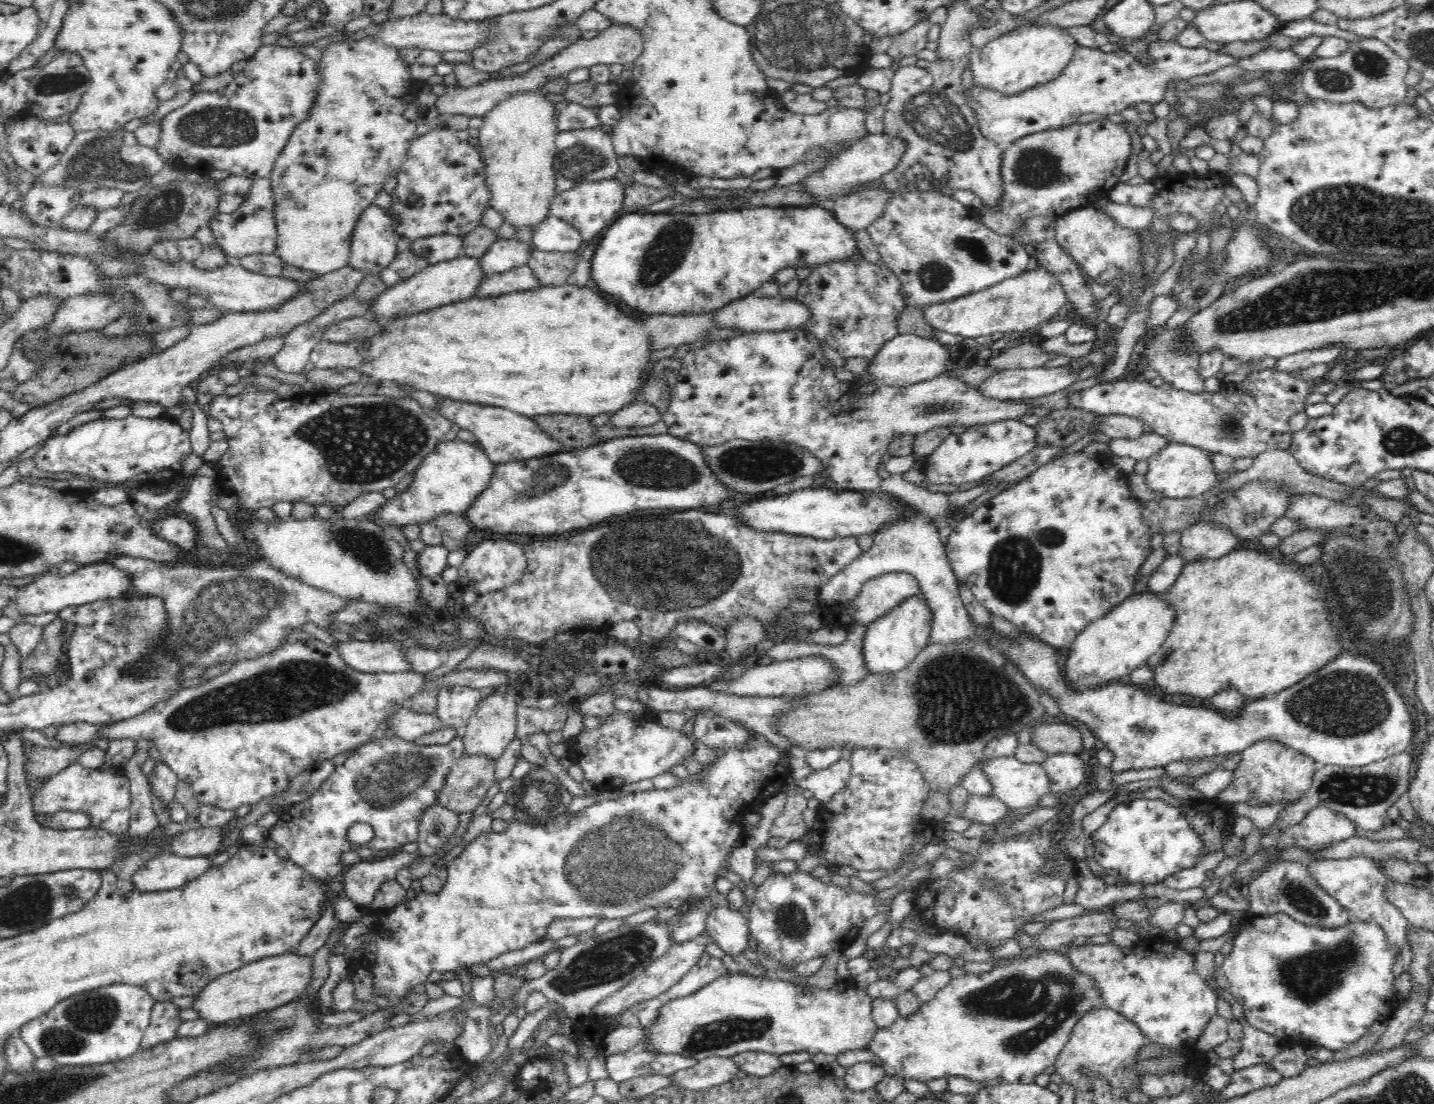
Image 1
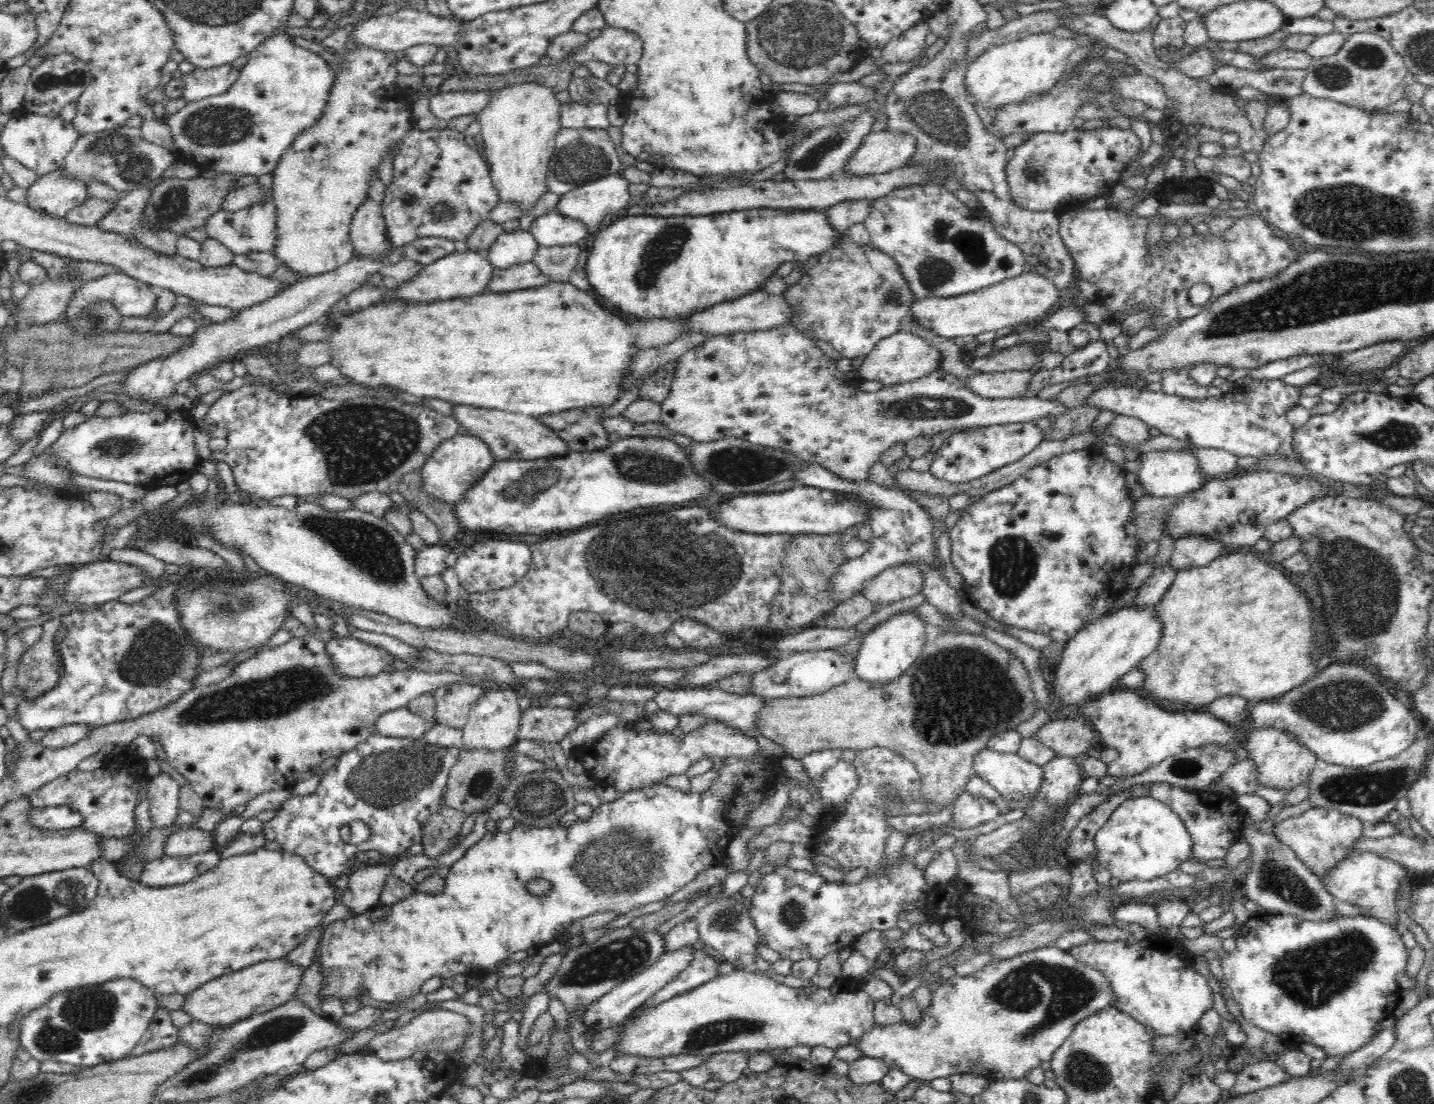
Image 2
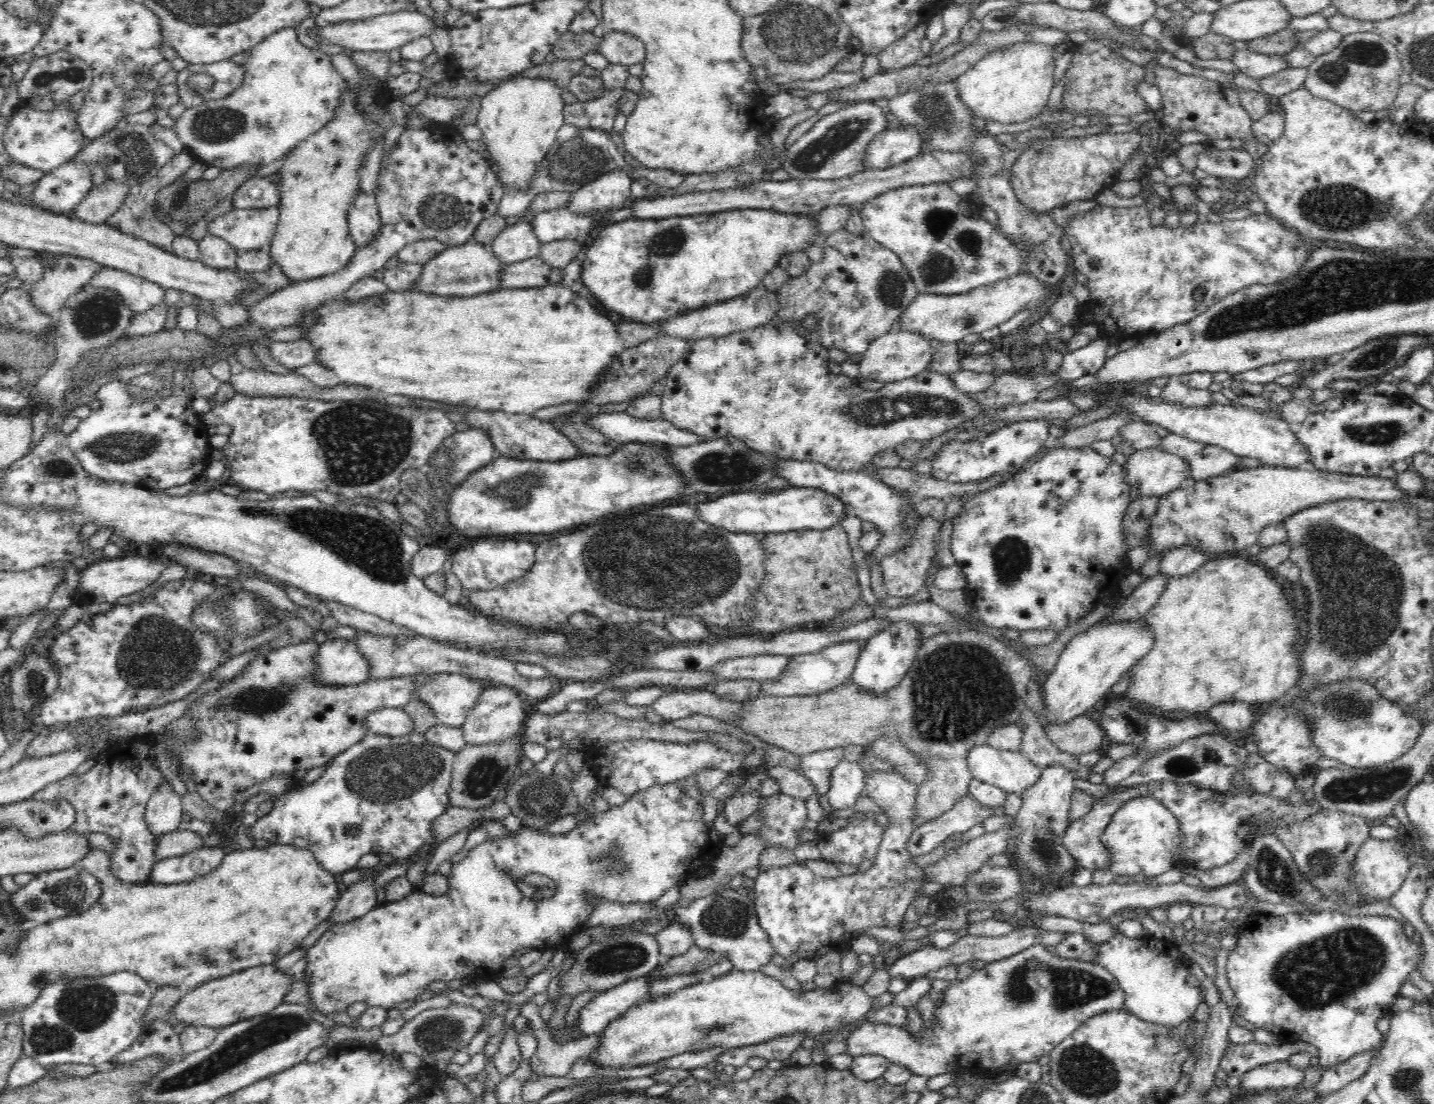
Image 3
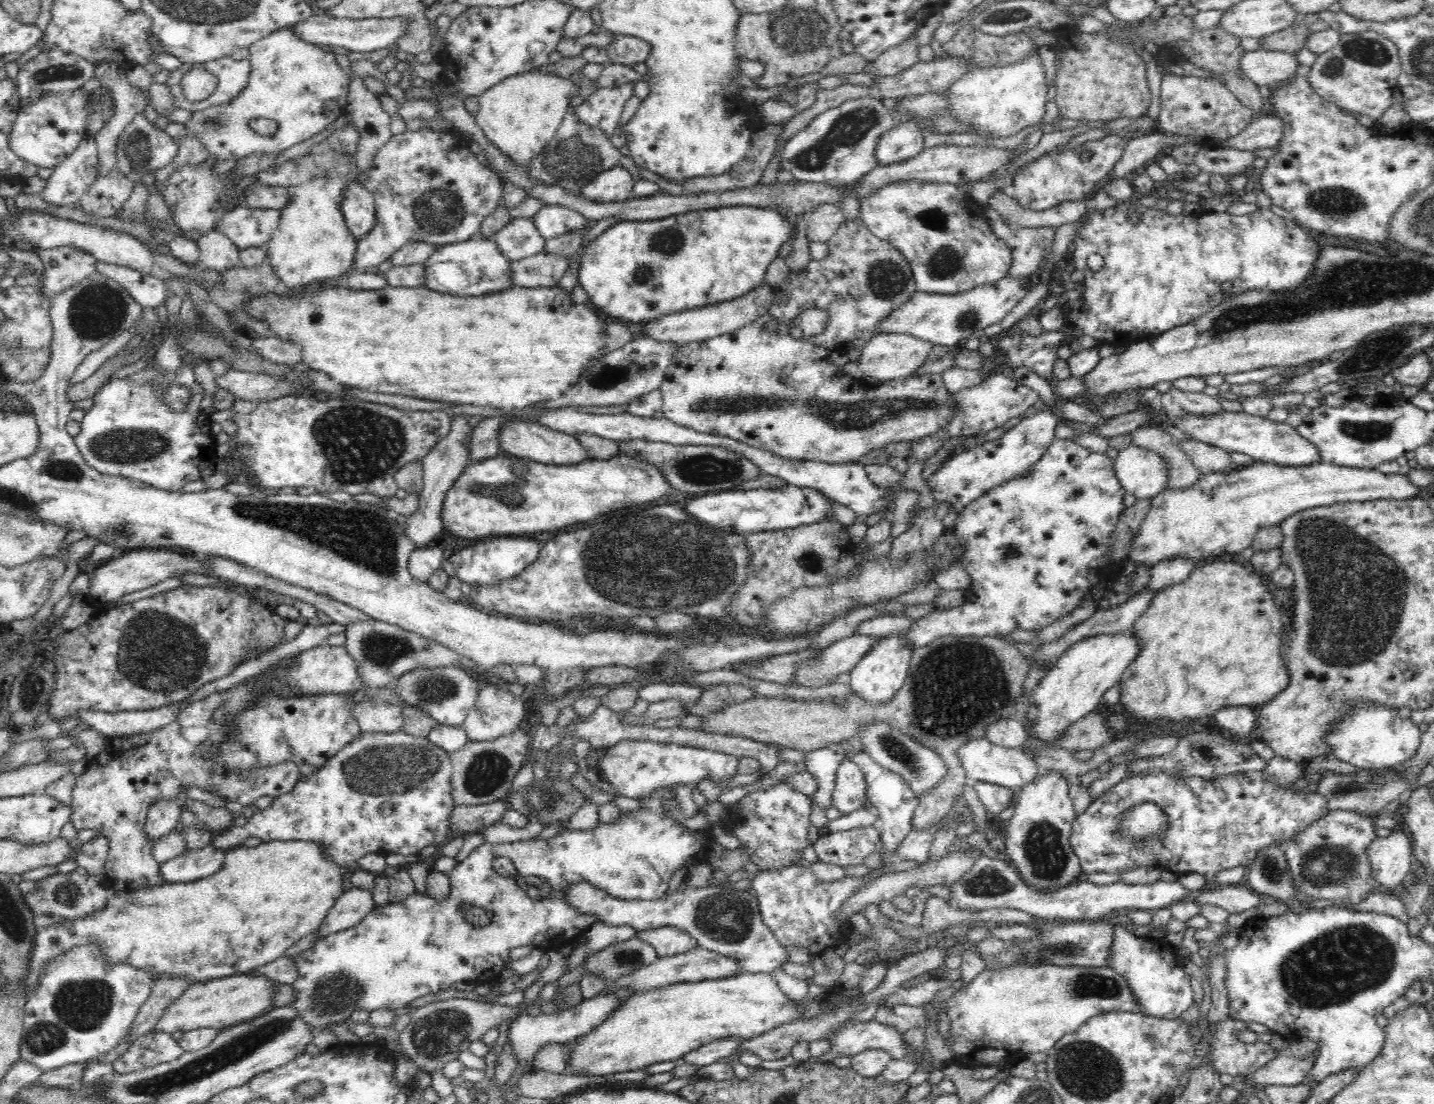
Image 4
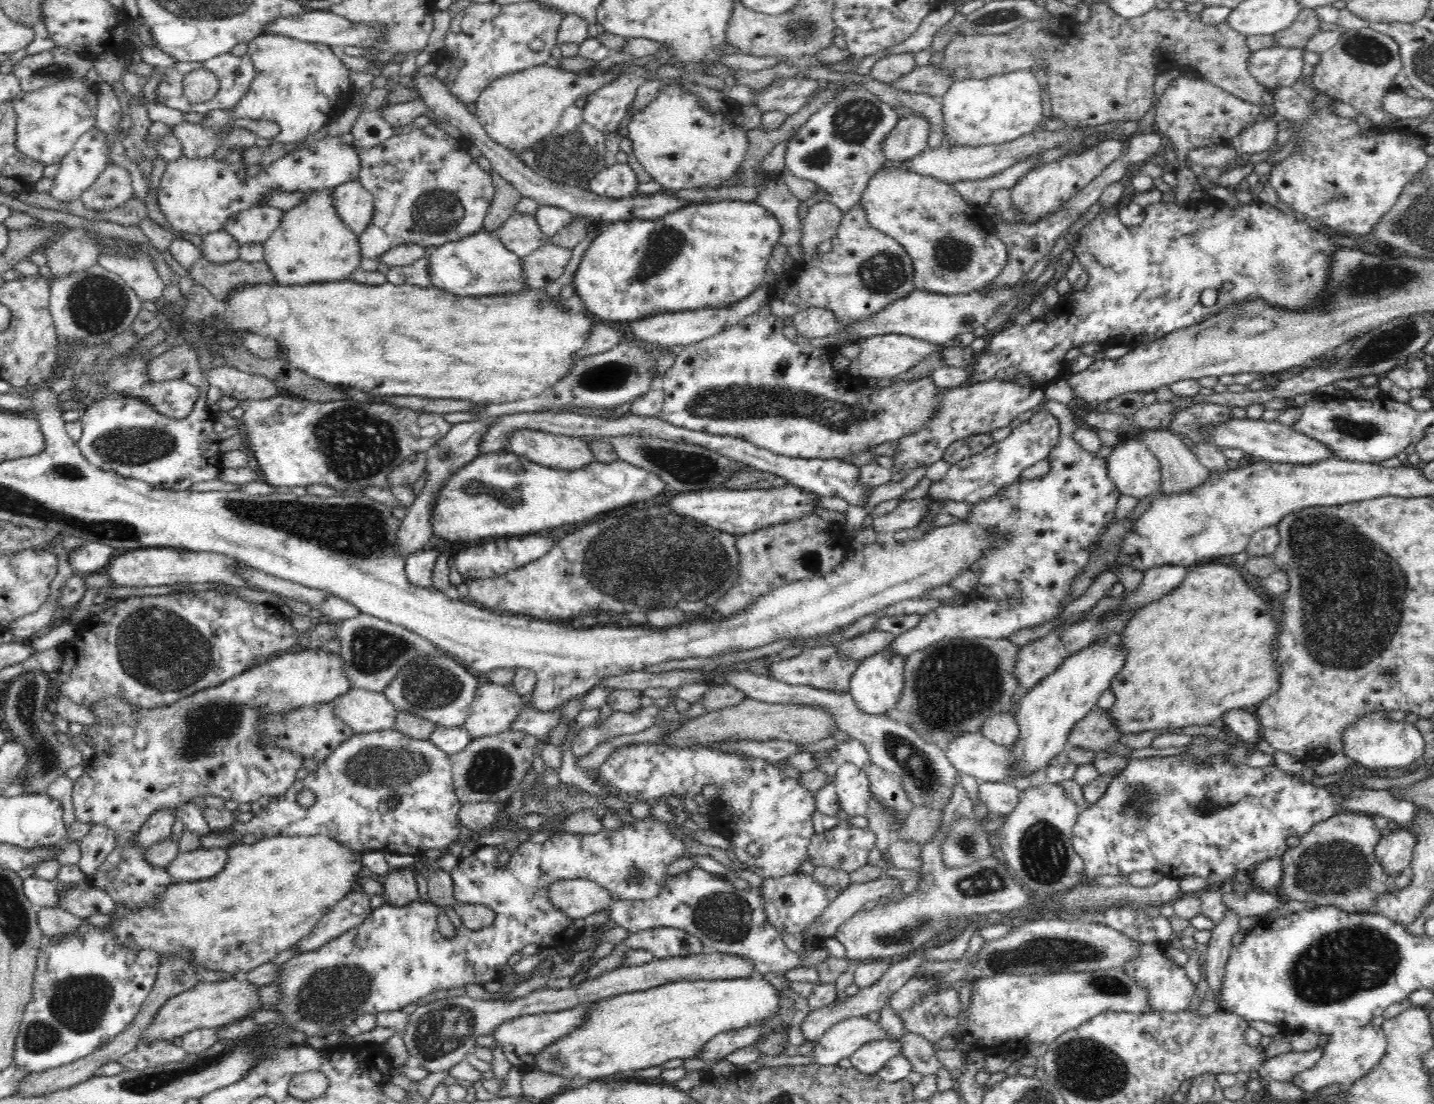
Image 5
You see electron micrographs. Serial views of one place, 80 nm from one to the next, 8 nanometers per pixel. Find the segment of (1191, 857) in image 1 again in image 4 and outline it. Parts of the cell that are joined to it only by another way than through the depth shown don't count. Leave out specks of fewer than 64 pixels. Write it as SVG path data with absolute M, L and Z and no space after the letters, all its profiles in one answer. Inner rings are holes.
M1143 802L1129 808L1119 822L1117 834L1131 840L1144 840L1168 828L1168 815L1154 802Z

